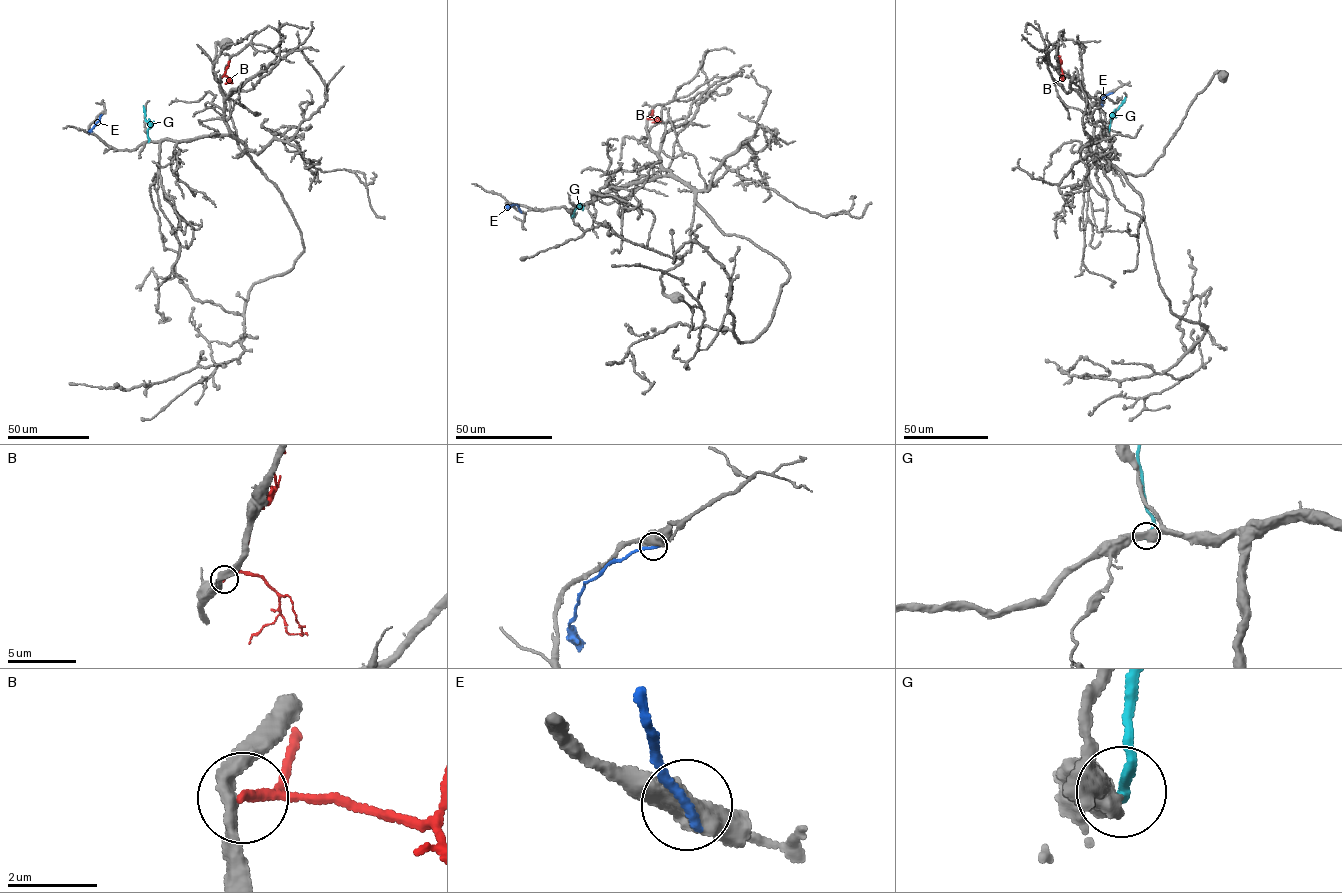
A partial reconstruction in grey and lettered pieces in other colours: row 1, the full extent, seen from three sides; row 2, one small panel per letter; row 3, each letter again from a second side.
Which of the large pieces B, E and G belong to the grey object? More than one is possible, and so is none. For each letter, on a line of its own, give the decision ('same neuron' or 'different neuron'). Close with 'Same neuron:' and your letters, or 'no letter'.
B: different neuron
E: different neuron
G: different neuron
Same neuron: no letter

